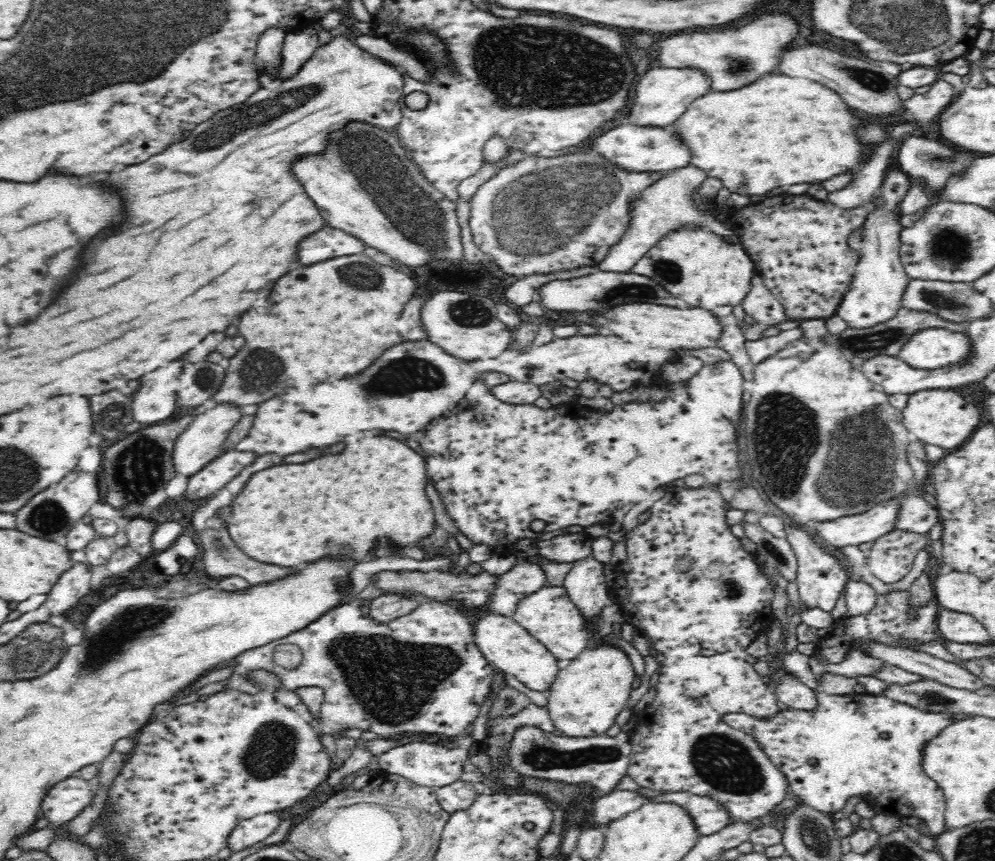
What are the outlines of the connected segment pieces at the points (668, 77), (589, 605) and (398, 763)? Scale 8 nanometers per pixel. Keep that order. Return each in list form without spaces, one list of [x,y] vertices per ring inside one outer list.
[[[654,68],[648,70],[632,90],[632,106],[630,112],[624,116],[624,122],[634,126],[653,126],[665,128],[682,114],[686,107],[696,98],[708,90],[708,78],[696,70],[664,70]]]
[[[592,554],[573,563],[564,579],[563,587],[568,596],[587,617],[597,615],[610,604],[604,570],[606,564]]]
[[[472,733],[456,740],[456,746],[448,749],[442,744],[426,744],[426,742],[410,742],[399,747],[388,749],[375,758],[375,766],[382,771],[392,773],[414,782],[418,786],[443,787],[457,781],[463,773],[464,762],[470,754]]]

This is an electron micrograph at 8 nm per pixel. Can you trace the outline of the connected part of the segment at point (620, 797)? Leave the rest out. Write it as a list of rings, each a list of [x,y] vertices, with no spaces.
[[[615,790],[592,801],[594,822],[606,826],[628,812],[640,808],[644,796],[640,792],[629,790]]]

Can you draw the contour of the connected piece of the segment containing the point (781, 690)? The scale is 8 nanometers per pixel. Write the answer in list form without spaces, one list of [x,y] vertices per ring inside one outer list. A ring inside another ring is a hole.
[[[788,672],[781,678],[774,691],[777,699],[786,704],[788,709],[814,712],[820,706],[816,691],[801,683],[799,679],[791,678]]]

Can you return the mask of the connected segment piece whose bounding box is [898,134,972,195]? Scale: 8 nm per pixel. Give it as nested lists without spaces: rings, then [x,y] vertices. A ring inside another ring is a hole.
[[[921,135],[902,136],[898,162],[912,177],[912,182],[926,183],[928,192],[936,194],[945,185],[952,173],[962,172],[972,160],[966,152],[954,152],[940,144],[941,138],[926,138]]]

